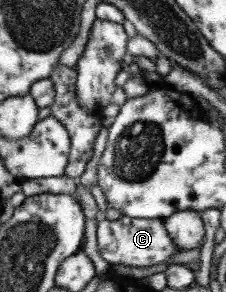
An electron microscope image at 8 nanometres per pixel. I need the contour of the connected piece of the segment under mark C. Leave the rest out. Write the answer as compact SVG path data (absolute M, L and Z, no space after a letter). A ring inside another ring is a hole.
M121 216L116 220L100 218L97 223L97 249L101 257L110 265L126 265L133 267L153 267L180 251L167 231L164 220L141 219Z

